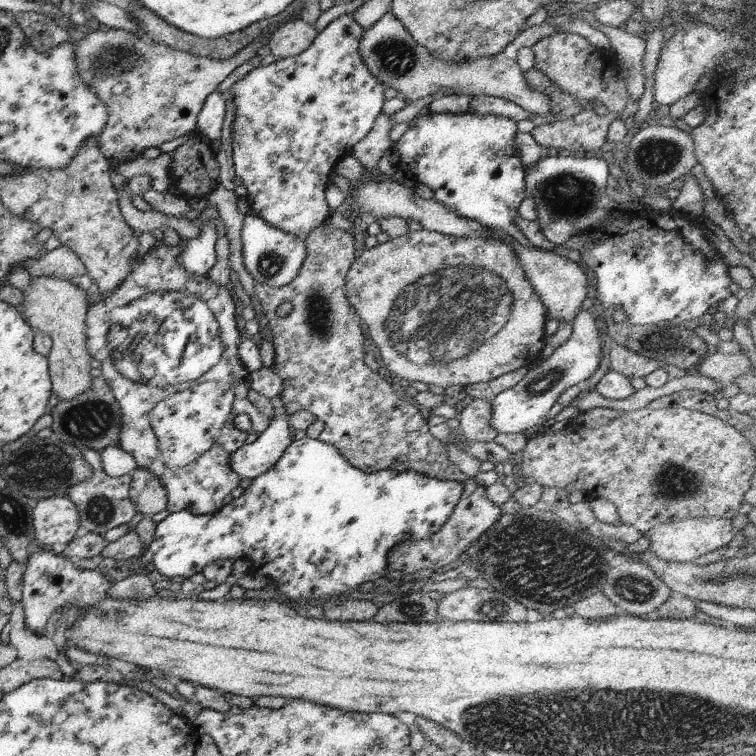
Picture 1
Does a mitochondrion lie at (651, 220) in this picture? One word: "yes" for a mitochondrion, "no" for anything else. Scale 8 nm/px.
no

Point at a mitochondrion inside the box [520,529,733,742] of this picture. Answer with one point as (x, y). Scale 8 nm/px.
(637, 589)

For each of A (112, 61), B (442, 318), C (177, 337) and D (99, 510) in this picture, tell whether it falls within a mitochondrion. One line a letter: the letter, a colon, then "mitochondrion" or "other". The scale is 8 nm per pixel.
A: mitochondrion
B: mitochondrion
C: mitochondrion
D: mitochondrion

